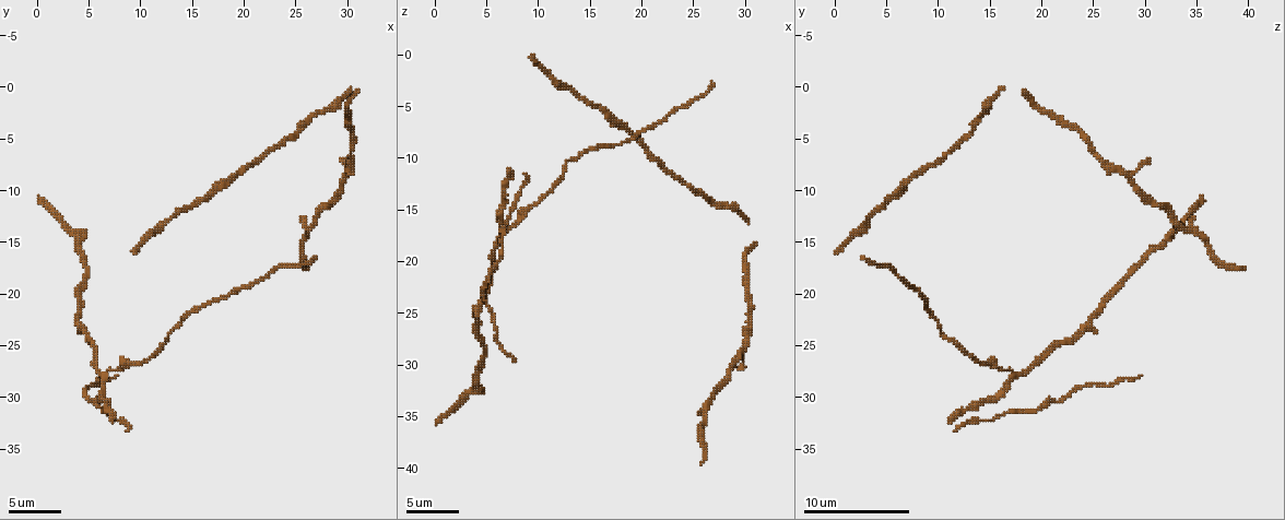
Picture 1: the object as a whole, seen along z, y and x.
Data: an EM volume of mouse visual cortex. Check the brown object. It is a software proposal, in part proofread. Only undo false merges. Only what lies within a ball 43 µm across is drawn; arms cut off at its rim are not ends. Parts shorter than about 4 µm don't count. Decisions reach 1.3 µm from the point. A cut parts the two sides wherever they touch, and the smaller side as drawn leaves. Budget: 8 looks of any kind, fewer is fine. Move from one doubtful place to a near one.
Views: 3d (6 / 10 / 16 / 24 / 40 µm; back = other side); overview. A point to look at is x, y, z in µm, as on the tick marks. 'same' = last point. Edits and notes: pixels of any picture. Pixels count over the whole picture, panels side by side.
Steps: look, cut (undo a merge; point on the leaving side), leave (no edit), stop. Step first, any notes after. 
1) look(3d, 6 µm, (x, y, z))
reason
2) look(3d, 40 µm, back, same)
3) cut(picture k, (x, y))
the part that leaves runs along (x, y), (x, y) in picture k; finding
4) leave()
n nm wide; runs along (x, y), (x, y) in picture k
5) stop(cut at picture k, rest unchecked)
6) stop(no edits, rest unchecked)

look(3d, 10 µm, (9.8, 26.8, 14.4))
thick turns thin

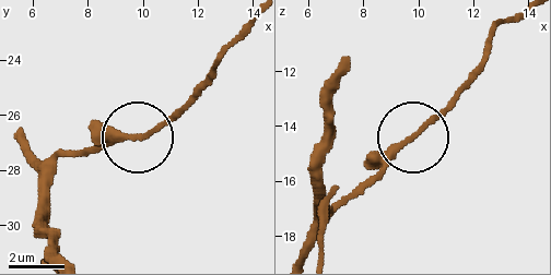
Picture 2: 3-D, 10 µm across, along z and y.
leave()
runs along (251, 20), (167, 118), (139, 136), (71, 153) in picture 2; continuous, no second neuron

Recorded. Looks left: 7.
look(3d, 6 µm, (6.4, 28.0, 17.4))
three arms meet

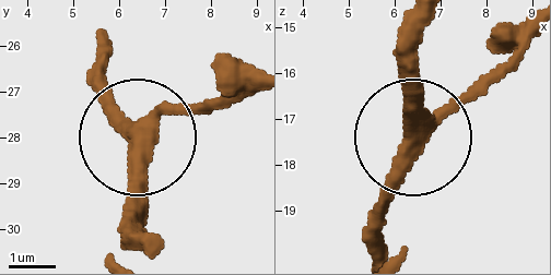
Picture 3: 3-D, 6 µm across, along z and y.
leave()
runs along (249, 85), (155, 114), (131, 132), (100, 78) in picture 3; all the same neuron

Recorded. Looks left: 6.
look(3d, 6 µm, (19.4, 19.6, 8.0))

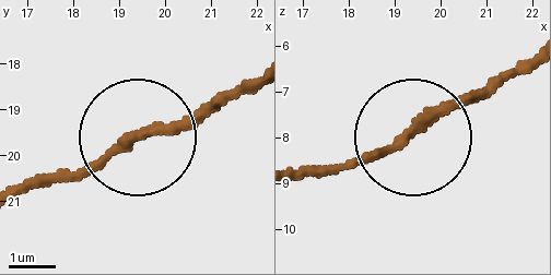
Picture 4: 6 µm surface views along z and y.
look(3d, 6 µm, back, (19.35, 19.55, 7.85))
other side

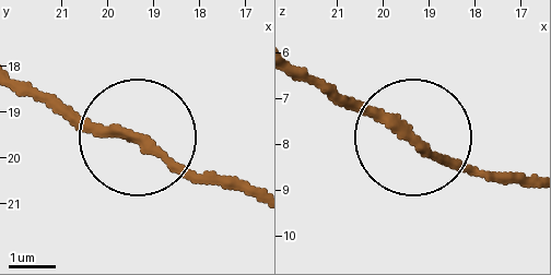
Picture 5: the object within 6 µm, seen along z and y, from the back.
leave()
210 nm wide; runs along (296, 67), (492, 176) in picture 5; continuous, no second neuron

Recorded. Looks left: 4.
look(3d, 10 µm, (18.2, 9.2, 7.2))

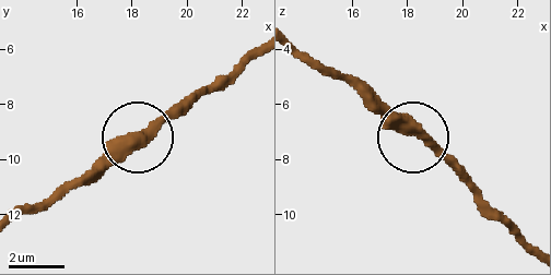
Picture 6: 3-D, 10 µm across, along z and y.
leave()
380 nm wide; all the same neuron

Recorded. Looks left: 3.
stop(no edits, rest unchecked)

